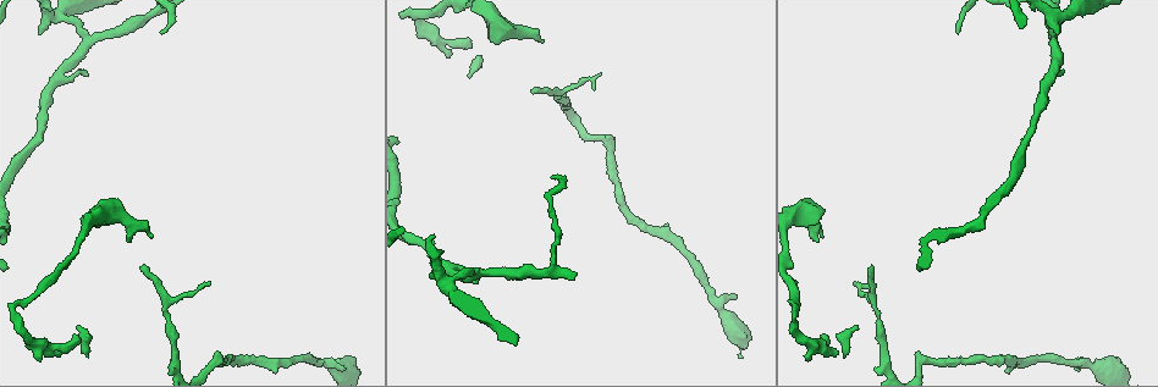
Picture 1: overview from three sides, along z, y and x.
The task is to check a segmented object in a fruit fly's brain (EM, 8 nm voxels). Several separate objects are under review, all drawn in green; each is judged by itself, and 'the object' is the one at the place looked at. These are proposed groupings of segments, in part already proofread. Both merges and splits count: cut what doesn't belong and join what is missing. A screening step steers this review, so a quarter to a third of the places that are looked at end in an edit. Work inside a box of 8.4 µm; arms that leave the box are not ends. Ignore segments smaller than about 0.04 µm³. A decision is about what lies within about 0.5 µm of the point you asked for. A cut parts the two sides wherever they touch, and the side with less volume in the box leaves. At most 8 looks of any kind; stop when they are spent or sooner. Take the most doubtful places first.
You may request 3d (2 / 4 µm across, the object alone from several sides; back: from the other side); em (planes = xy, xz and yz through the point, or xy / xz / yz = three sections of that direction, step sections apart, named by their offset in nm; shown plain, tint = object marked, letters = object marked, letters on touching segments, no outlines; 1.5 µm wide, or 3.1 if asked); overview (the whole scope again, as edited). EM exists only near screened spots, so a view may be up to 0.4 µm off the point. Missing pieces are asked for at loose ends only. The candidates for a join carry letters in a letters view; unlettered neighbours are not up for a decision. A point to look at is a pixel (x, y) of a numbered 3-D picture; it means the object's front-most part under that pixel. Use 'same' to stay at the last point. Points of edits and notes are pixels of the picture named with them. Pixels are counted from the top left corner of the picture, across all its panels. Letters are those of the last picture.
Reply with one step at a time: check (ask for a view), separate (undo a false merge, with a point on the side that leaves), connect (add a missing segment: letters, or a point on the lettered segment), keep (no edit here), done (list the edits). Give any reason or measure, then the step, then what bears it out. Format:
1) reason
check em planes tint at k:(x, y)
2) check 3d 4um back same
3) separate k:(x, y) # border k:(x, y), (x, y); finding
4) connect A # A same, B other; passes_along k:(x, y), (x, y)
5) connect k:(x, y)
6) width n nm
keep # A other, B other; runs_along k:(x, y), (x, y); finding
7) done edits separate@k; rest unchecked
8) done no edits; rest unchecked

branch stops here
check em planes letters at 1:(553, 177)

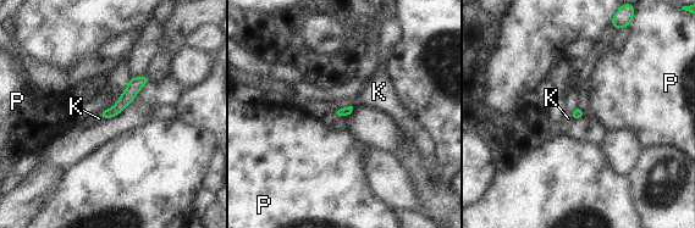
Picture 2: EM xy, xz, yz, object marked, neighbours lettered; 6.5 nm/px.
keep # K other, P other; runs_along 2:(143, 78), (112, 112), (104, 115); none of them fits

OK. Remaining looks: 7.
free end
check em planes letters at 1:(208, 282)

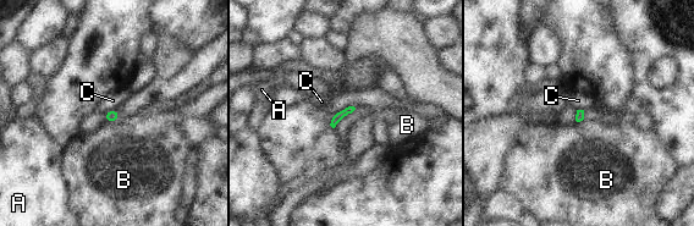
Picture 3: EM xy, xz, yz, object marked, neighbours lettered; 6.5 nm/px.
keep # A other, B other, C other; no lettered segment goes on from it

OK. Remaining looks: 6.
arms part here
check 3d 2um at 1:(476, 271)

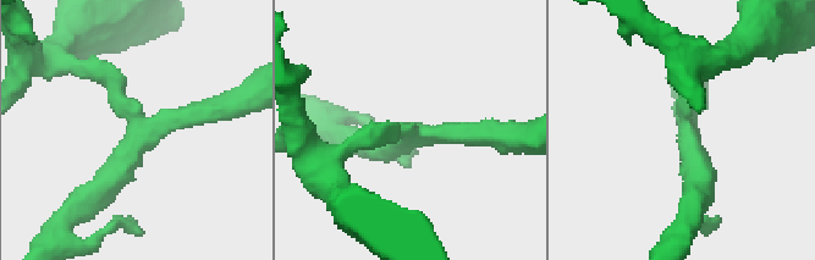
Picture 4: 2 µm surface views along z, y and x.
arms 3; arm_widths 200, 200, 220 nm; now the EM
check em planes tint at 4:(418, 132)

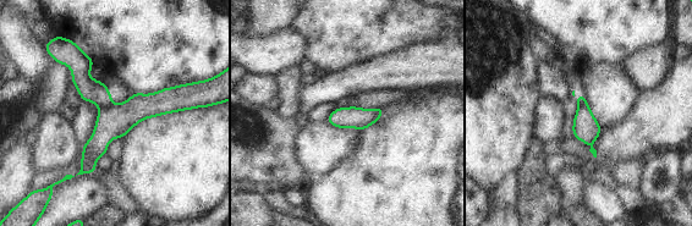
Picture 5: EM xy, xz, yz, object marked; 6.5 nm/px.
check em planes letters same

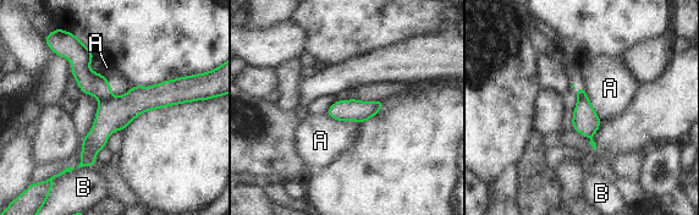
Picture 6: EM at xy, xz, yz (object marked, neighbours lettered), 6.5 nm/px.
separate 6:(89, 82) # A other, B other; a second neuron is stuck on

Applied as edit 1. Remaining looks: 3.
done edits separate@6; rest unchecked

